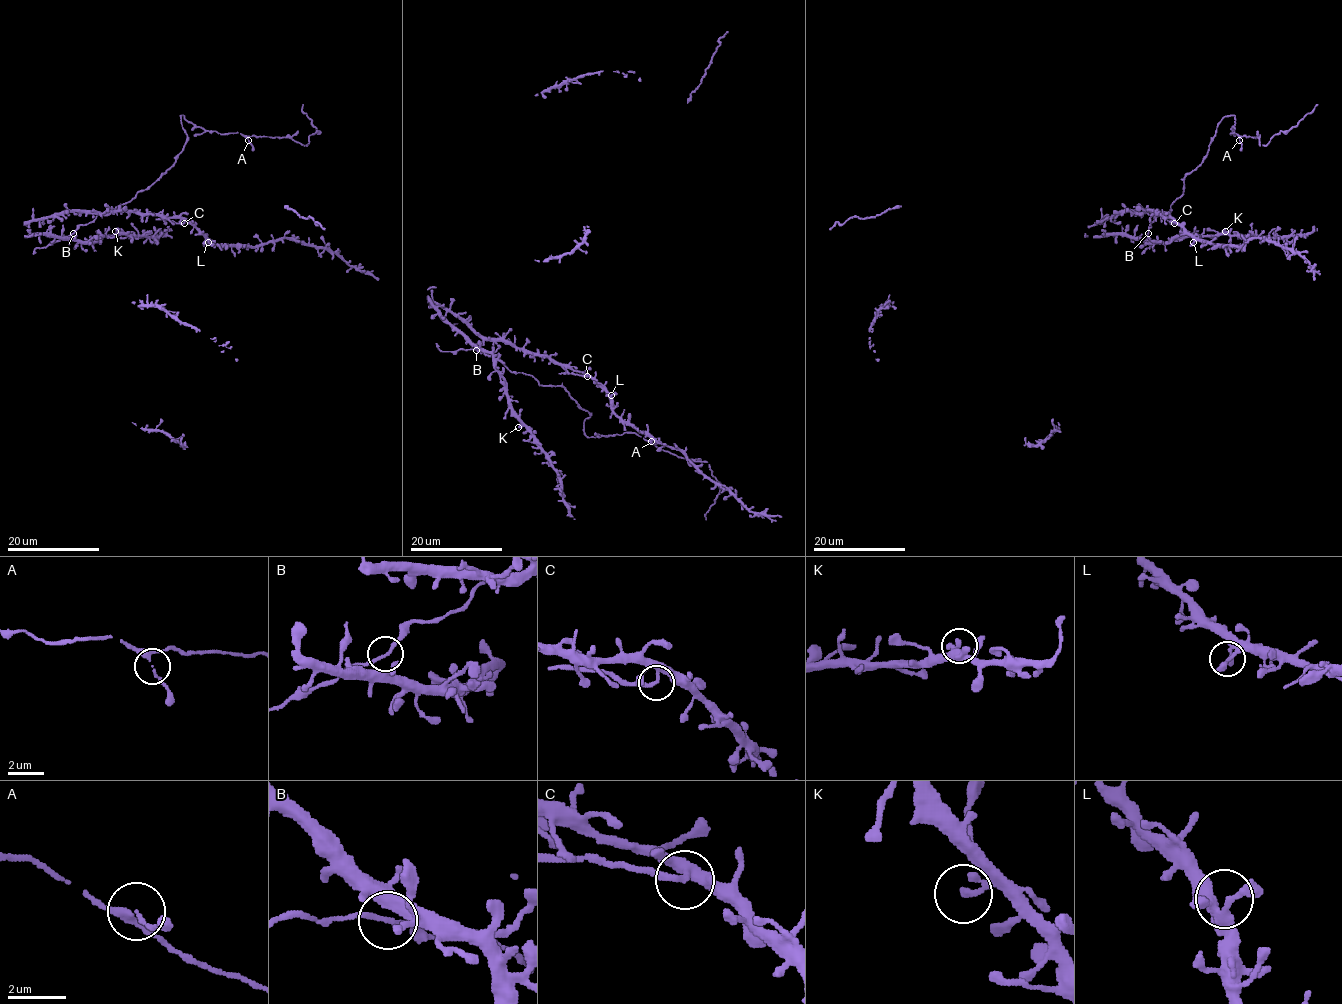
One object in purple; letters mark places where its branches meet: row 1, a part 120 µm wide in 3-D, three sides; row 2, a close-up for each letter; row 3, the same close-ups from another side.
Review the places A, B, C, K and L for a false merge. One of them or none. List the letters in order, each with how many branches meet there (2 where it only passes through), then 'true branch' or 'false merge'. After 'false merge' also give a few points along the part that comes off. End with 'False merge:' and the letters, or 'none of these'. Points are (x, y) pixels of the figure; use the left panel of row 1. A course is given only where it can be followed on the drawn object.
A: branches 3; true branch
B: branches 3; true branch
C: branches 3; false merge; course (183, 223), (156, 219)
K: branches 2; true branch
L: branches 3; true branch
False merge: C

